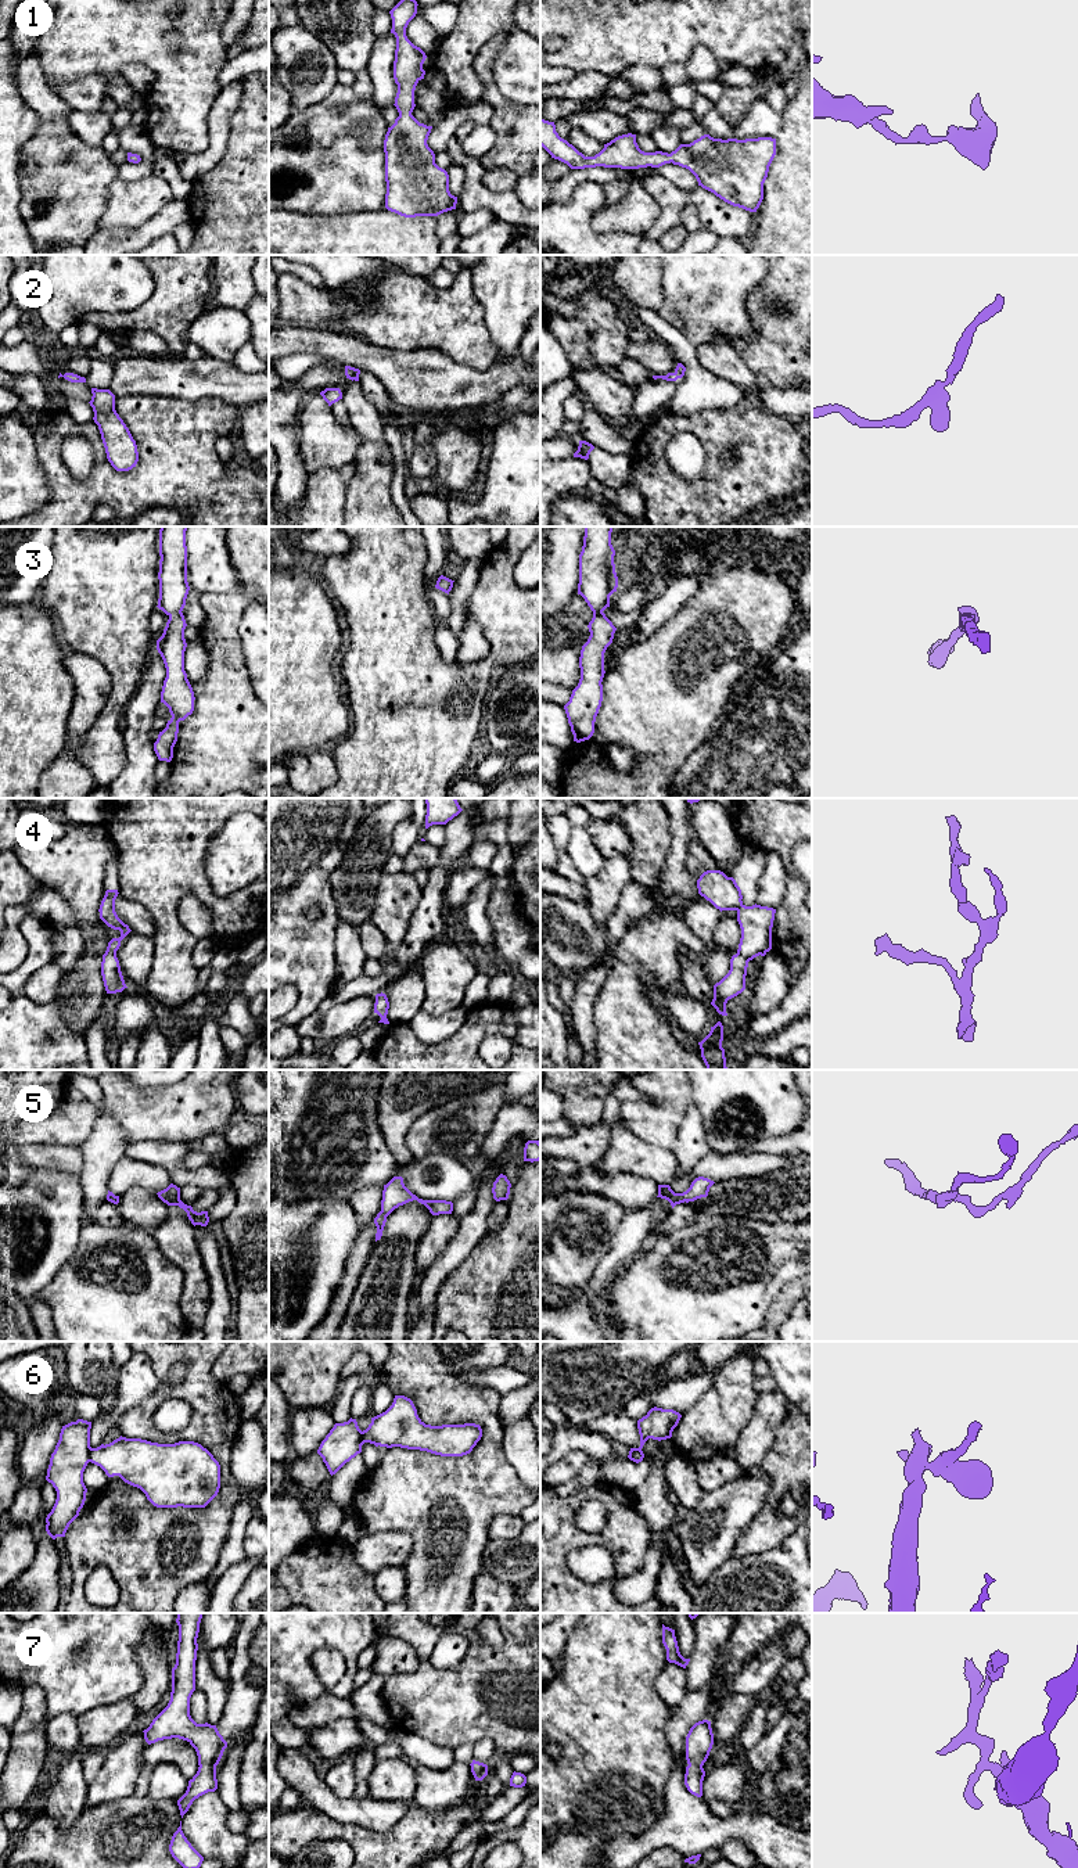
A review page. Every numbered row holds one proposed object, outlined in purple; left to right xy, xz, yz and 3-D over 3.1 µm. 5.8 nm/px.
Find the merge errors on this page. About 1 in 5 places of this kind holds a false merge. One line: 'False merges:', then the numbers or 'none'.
False merges: 6

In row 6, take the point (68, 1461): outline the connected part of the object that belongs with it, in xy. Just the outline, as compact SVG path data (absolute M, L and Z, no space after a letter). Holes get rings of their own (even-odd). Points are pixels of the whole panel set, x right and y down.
M83 1419L62 1426L51 1454L46 1480L55 1488L57 1499L46 1517L46 1531L53 1540L65 1537L85 1505L83 1472L90 1462L90 1429L91 1422Z

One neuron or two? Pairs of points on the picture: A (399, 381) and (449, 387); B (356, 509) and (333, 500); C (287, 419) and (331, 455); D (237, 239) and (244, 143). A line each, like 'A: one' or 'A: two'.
A: one
B: two
C: two
D: one

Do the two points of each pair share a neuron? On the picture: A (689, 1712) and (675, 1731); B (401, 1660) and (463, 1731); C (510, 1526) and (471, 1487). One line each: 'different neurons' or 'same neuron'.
A: same neuron
B: different neurons
C: different neurons

